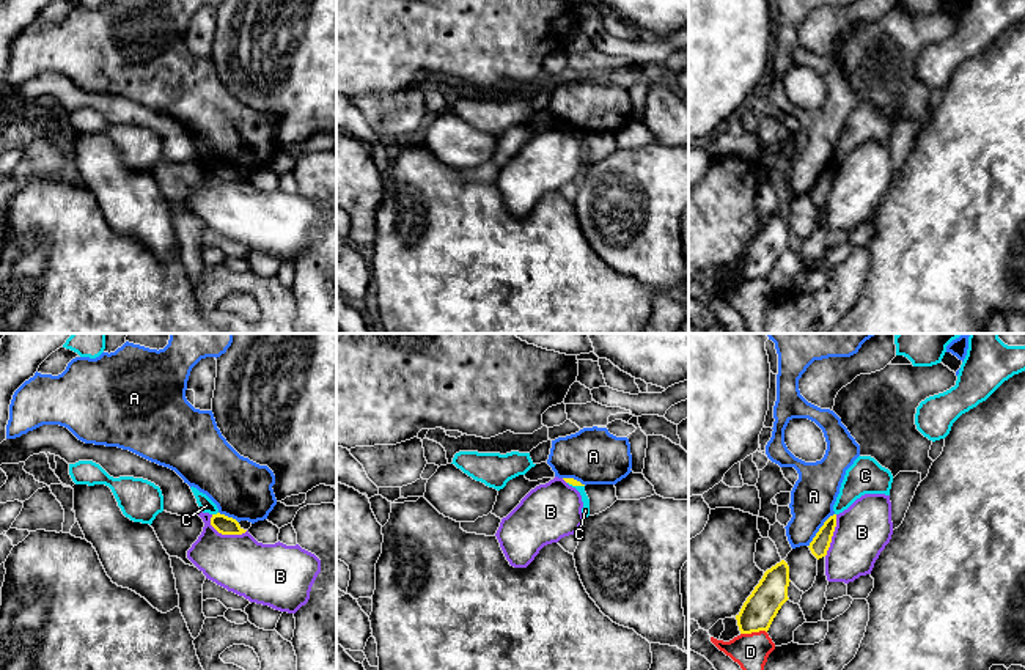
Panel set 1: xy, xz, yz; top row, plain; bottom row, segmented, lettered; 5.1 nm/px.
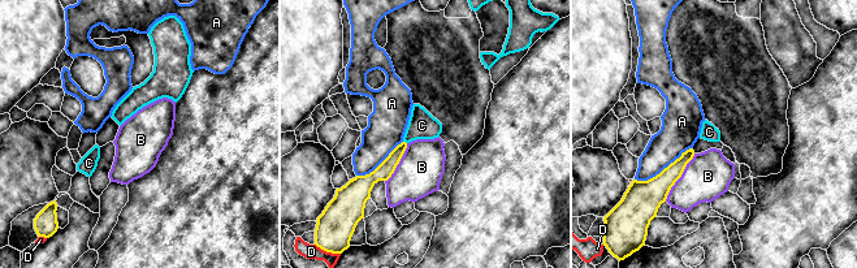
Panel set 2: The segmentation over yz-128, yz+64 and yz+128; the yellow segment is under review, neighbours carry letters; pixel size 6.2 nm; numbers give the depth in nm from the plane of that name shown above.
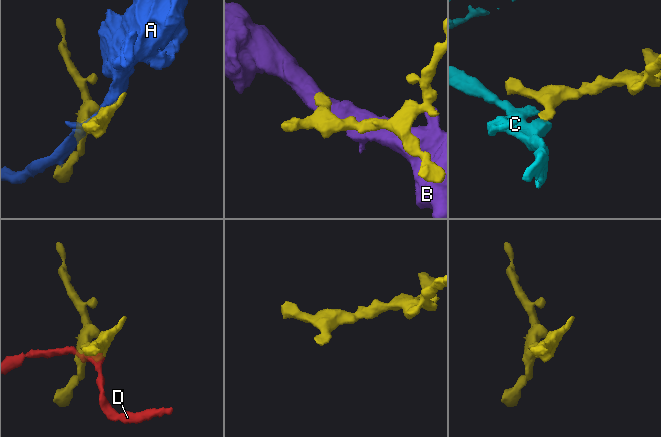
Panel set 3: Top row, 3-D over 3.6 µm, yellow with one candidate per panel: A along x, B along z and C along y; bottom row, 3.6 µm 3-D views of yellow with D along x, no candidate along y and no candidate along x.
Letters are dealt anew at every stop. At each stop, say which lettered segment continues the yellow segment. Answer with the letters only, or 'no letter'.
no letter

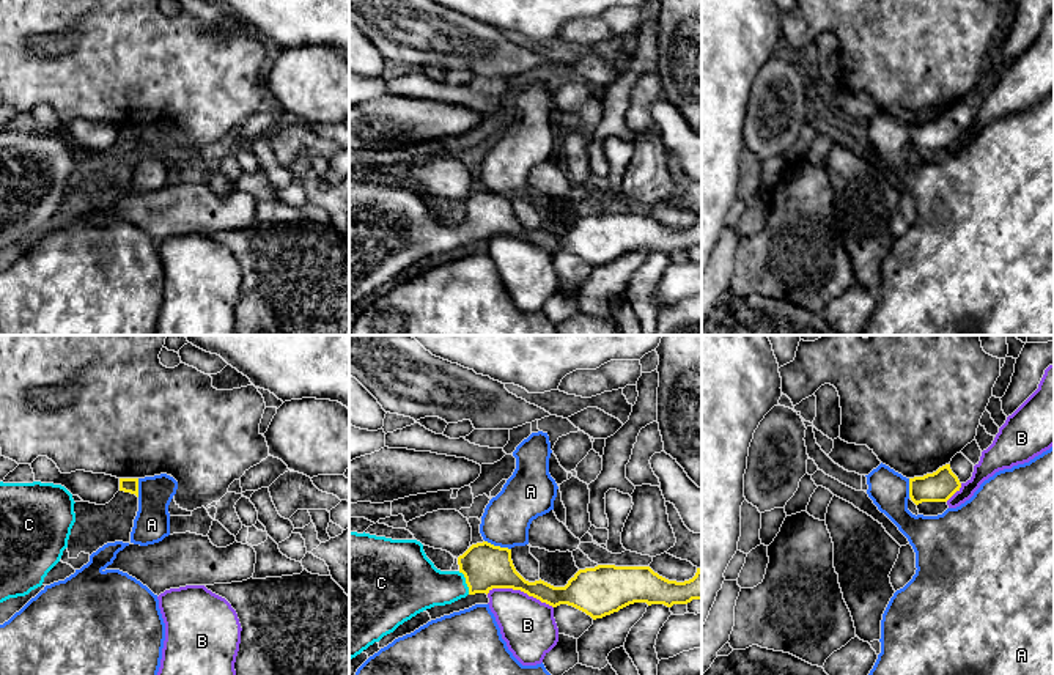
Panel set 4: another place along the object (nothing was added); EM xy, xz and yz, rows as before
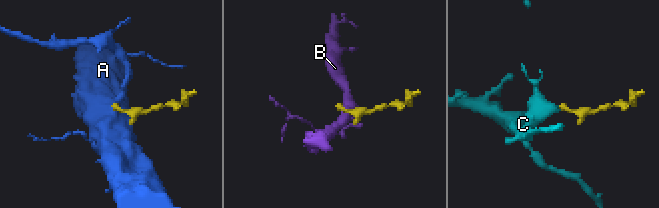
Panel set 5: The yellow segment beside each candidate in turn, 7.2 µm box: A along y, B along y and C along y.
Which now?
C

